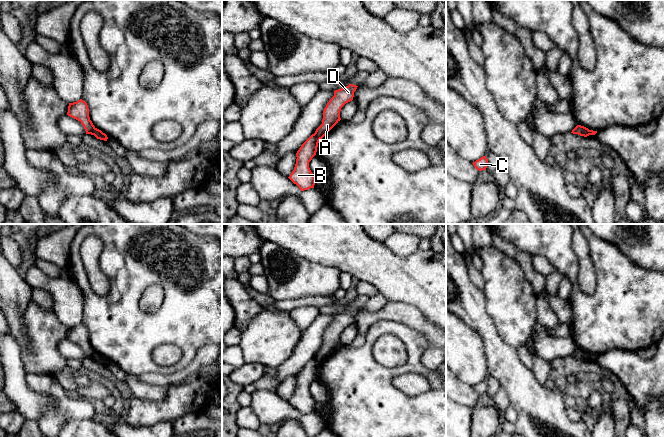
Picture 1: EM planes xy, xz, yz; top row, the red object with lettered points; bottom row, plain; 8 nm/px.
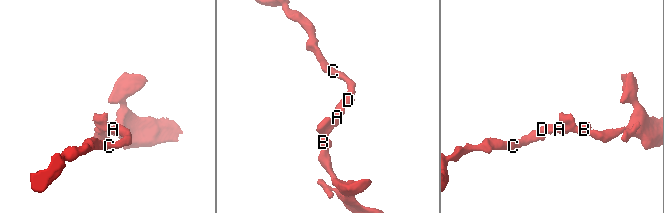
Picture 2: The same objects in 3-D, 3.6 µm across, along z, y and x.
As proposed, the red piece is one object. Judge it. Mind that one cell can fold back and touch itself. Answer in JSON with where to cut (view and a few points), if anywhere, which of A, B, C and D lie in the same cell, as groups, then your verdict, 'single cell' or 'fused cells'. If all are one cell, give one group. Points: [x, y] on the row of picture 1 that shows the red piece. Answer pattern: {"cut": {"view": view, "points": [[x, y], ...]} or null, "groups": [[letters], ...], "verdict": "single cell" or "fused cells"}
{"cut": {"view": "yz", "points": [[581, 126], [588, 135]]}, "groups": [["A", "C", "D"], ["B"]], "verdict": "fused cells"}

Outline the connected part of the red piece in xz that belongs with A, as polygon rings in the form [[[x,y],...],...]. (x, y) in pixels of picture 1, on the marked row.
[[[349,84],[334,91],[334,96],[324,108],[322,124],[315,131],[318,138],[322,139],[341,120],[341,108],[353,100],[357,87],[356,85]]]

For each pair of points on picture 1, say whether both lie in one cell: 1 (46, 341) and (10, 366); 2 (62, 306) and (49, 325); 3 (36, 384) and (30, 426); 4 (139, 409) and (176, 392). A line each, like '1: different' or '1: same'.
1: different
2: different
3: different
4: same

